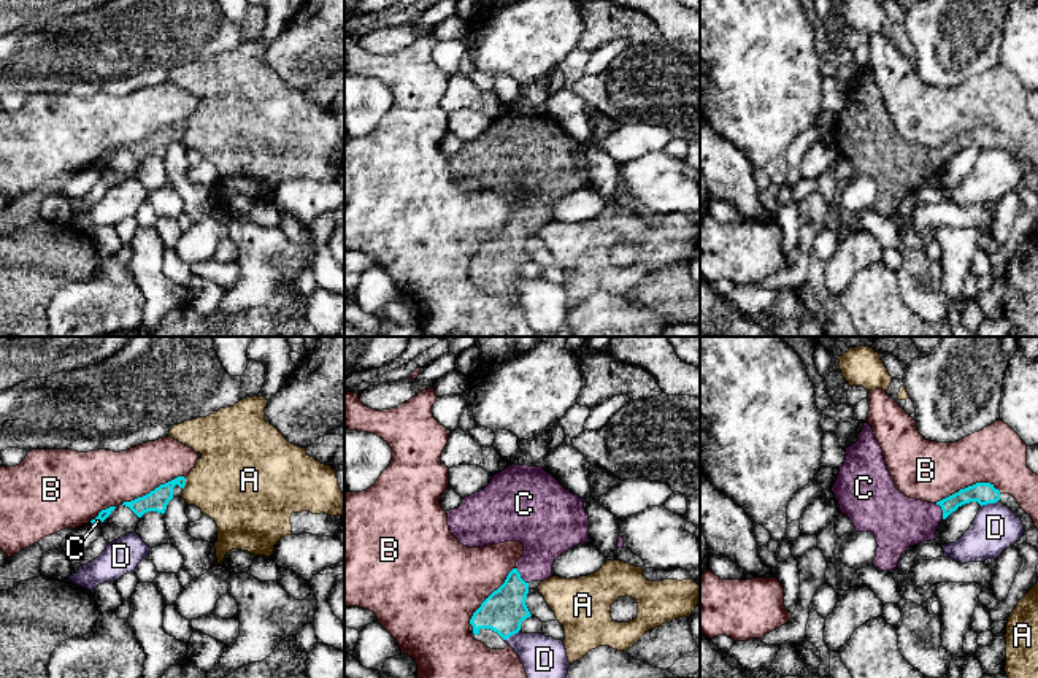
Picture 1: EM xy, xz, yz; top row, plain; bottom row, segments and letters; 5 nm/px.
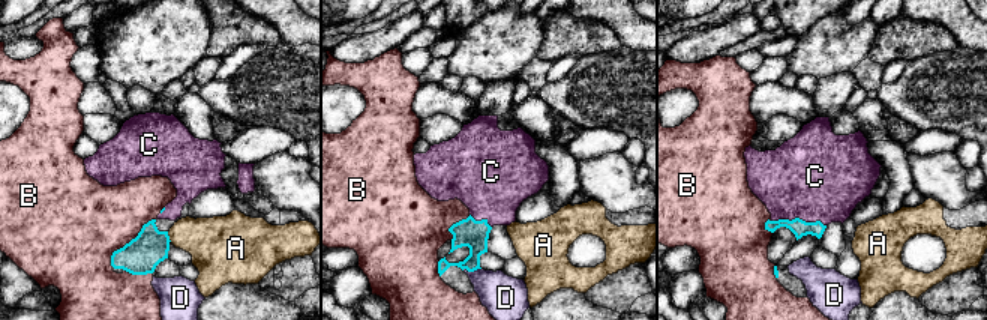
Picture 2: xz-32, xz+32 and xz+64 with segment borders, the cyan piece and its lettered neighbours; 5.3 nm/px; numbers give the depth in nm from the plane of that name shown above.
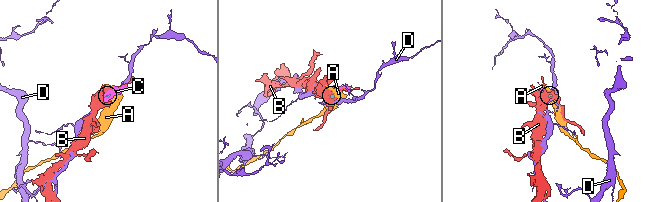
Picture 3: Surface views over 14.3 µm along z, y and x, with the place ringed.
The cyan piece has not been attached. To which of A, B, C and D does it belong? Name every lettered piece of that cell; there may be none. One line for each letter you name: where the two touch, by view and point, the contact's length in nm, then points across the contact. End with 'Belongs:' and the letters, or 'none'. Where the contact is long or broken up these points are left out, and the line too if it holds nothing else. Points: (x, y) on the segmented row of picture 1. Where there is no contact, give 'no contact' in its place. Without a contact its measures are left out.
C: contact xz (519, 575); length 110 nm
Belongs: C

